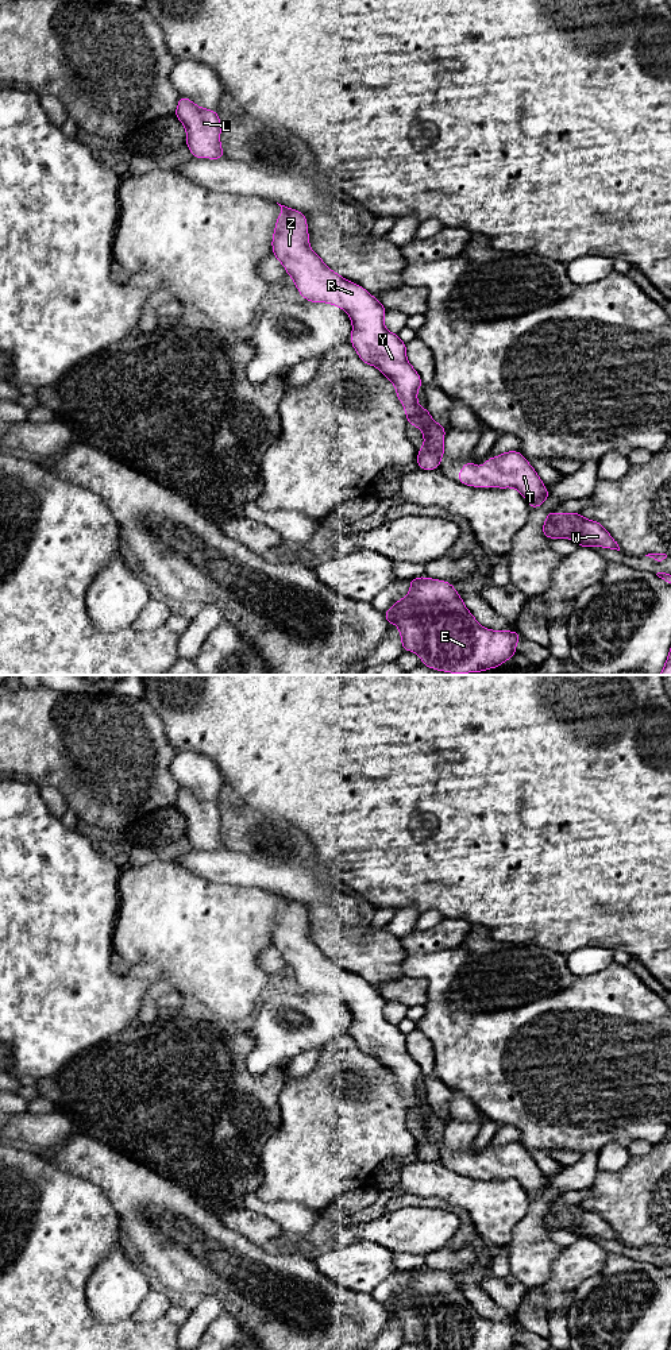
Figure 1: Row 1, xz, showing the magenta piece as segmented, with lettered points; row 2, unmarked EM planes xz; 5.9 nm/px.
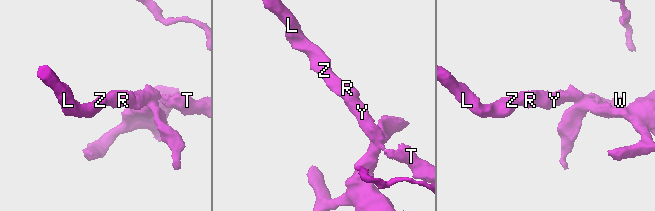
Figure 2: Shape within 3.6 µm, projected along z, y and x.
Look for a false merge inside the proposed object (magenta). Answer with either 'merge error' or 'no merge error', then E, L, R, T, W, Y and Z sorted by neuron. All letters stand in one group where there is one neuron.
merge error; groups E / L R T W Y Z

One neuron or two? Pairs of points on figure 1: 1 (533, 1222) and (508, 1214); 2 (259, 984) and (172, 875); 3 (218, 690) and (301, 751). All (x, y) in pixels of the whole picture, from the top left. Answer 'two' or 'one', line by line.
1: two
2: one
3: one

